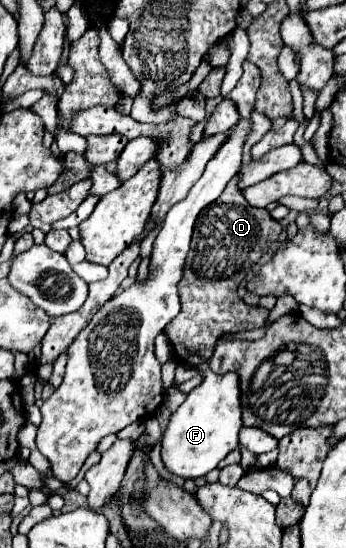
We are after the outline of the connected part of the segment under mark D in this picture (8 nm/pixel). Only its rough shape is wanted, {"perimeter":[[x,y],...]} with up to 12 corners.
{"perimeter":[[239,175],[201,211],[165,335],[199,367],[271,313],[237,289],[283,227]]}

